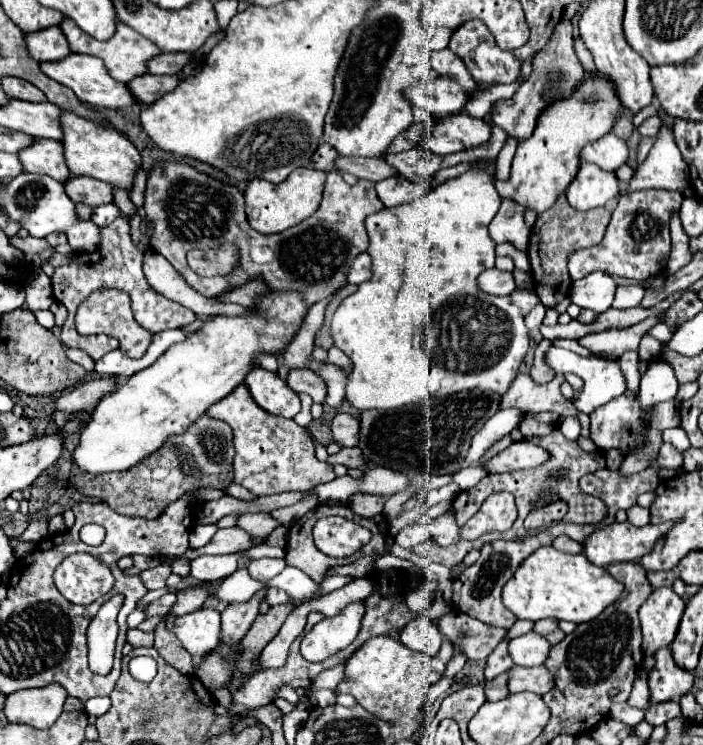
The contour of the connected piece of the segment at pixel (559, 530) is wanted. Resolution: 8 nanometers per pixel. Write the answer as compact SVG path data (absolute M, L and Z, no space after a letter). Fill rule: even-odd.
M558 521L554 525L550 525L546 531L540 531L538 535L530 535L526 539L512 539L512 541L494 541L494 543L486 543L482 547L482 555L480 559L470 565L460 577L456 577L456 585L454 585L454 591L452 591L452 603L466 615L486 623L486 625L494 625L494 627L504 627L504 629L510 629L516 621L514 613L504 609L504 603L502 603L502 587L514 577L516 569L520 567L520 561L524 561L526 557L530 557L538 547L544 547L544 545L552 545L552 541L558 537L558 535L568 535L576 541L584 541L588 535L590 535L590 527L588 525L568 525L564 521Z

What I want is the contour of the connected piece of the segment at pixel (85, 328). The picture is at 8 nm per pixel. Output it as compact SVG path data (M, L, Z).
M102 287L98 291L94 291L76 311L76 331L80 335L88 335L88 333L106 333L110 337L116 337L120 341L120 351L126 353L128 357L132 359L140 359L150 341L152 341L152 335L136 325L134 321L134 315L132 315L132 309L130 309L130 297L126 291L120 291L120 289L110 289L110 287Z

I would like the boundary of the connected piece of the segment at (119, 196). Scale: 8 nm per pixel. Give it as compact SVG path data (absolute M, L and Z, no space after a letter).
M114 189L116 191L116 197L114 197L114 203L118 205L118 209L120 209L120 213L124 215L124 217L128 217L128 219L132 219L136 213L138 213L138 209L132 205L132 201L130 201L130 197L128 197L128 193L120 193L120 189Z

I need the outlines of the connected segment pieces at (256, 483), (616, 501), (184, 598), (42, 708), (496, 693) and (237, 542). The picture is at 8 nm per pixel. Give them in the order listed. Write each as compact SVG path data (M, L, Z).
M238 385L238 389L206 411L210 417L226 421L234 431L234 483L262 497L284 491L310 491L320 483L332 481L336 477L334 469L316 459L310 433L294 421L264 413L246 389L246 385Z
M648 467L632 477L620 477L618 471L602 469L592 475L584 475L580 479L580 489L582 493L600 497L608 505L606 523L612 523L618 509L630 509L632 505L636 505L636 497L640 493L656 489L658 483L658 469L654 467Z
M202 585L178 591L178 603L172 607L174 617L186 615L186 613L192 613L192 611L200 609L204 605L206 597L210 597L210 591L206 591Z
M60 685L16 691L6 697L4 715L10 723L48 729L60 717L66 697L66 689L60 689Z
M502 673L500 677L492 679L490 683L486 683L486 697L488 701L500 701L504 697L508 697L508 673Z
M238 527L218 529L208 545L204 545L202 549L188 549L188 553L184 557L188 561L192 561L192 559L196 559L200 555L228 555L228 553L246 551L252 545L254 545L252 535L248 535L246 531L242 531Z

